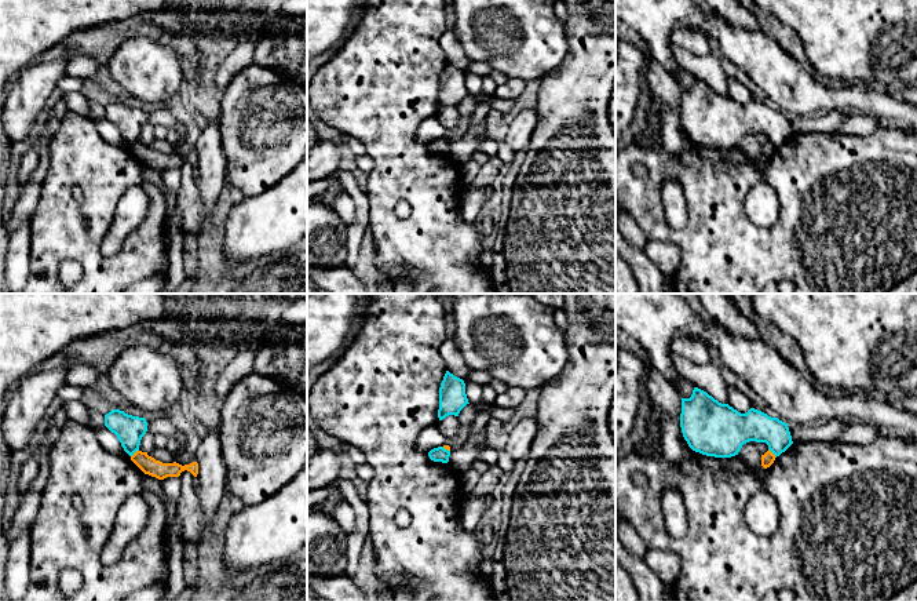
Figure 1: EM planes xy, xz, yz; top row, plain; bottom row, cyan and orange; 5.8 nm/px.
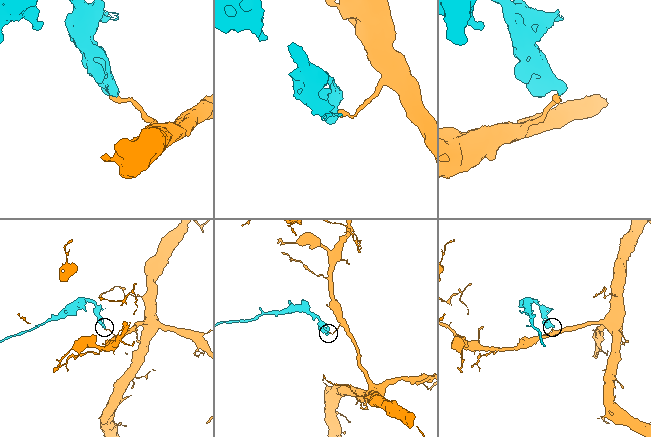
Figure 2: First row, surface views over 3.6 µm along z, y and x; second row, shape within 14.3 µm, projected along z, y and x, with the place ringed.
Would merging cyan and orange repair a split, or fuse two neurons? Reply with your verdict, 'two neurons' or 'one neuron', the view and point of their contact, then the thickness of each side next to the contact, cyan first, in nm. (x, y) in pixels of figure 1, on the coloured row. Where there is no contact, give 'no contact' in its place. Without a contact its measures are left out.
two neurons | yz (771, 451) | 200/80 nm

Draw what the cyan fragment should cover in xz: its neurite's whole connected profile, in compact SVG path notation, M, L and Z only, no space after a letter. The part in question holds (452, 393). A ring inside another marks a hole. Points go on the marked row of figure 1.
M446 371L439 387L439 420L449 415L458 416L467 404L470 403L465 394L464 380Z

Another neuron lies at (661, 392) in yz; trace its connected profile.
M657 371L649 382L647 394L650 403L655 404L662 412L661 427L661 449L664 458L671 463L677 463L686 448L687 441L680 427L682 400L673 385L664 379Z

